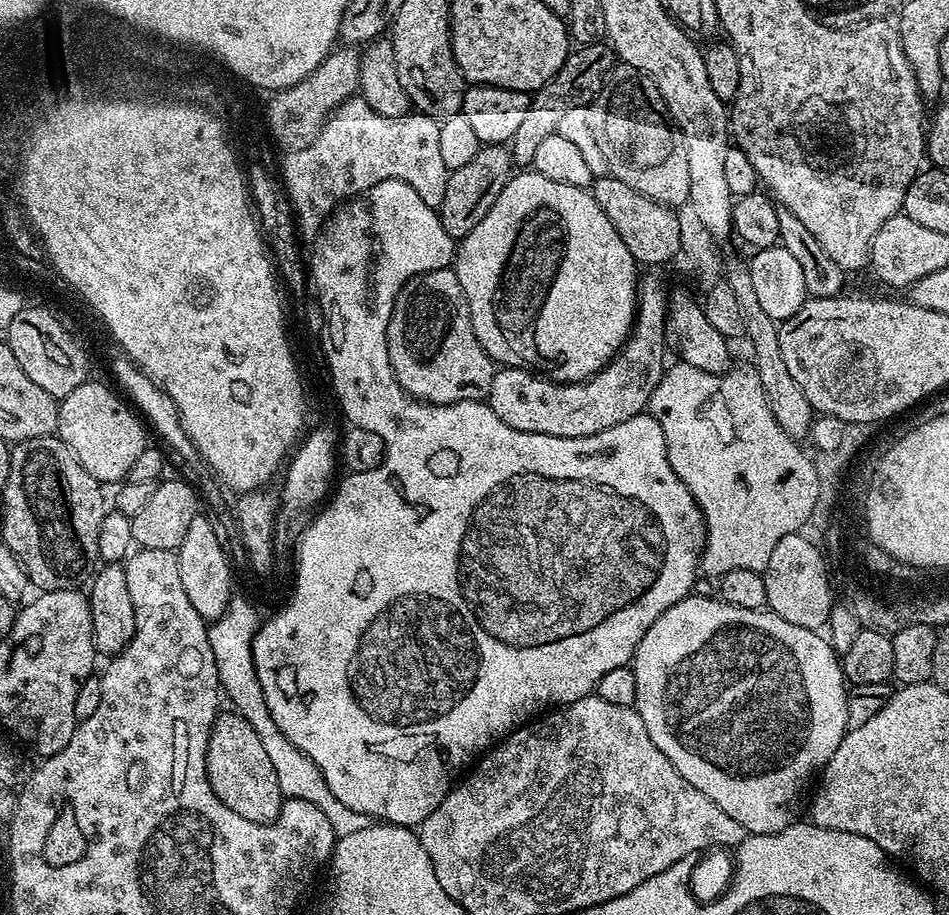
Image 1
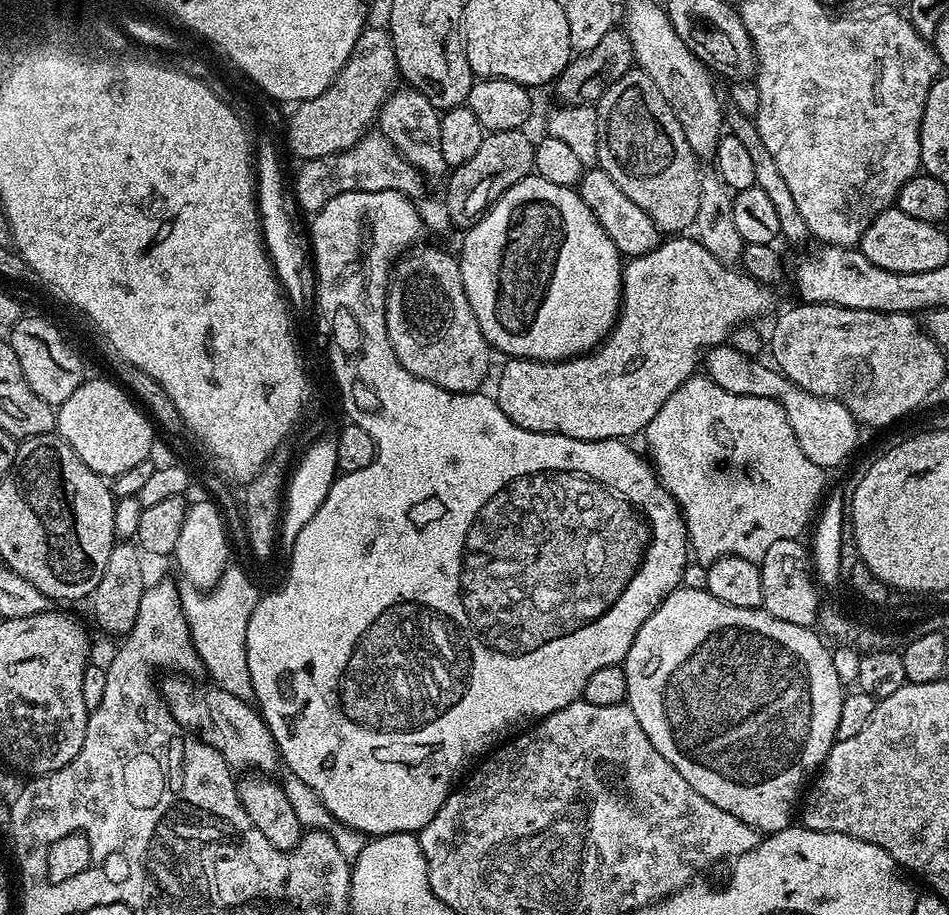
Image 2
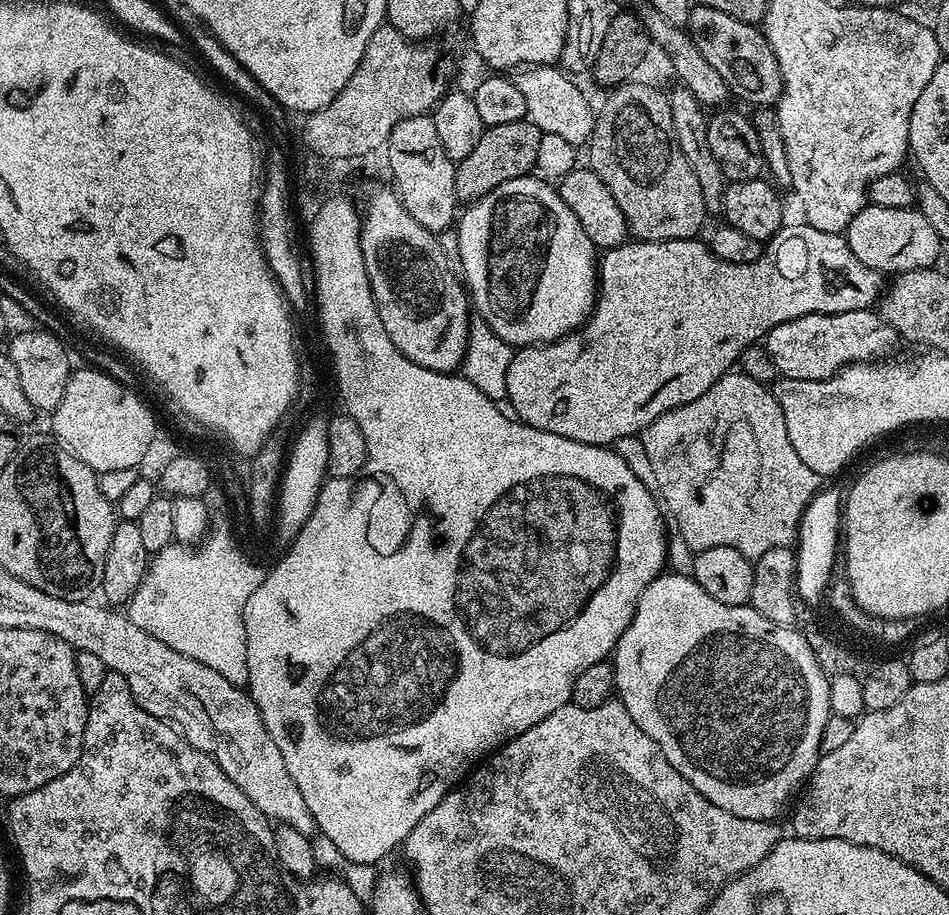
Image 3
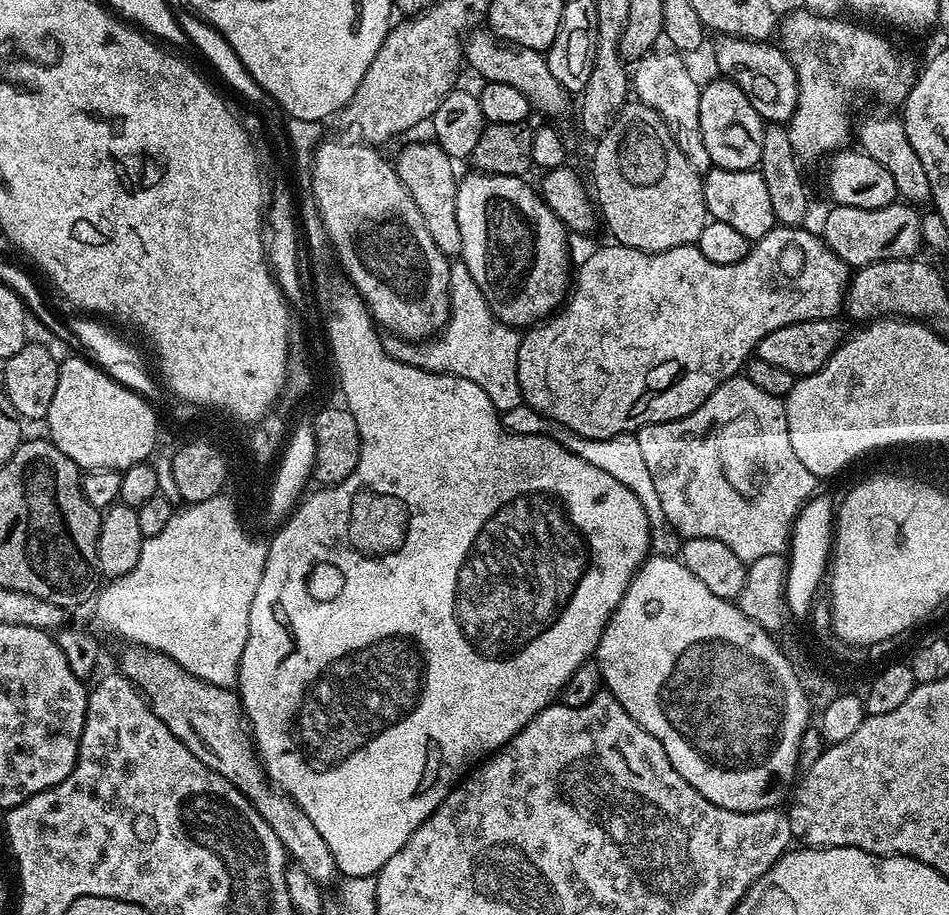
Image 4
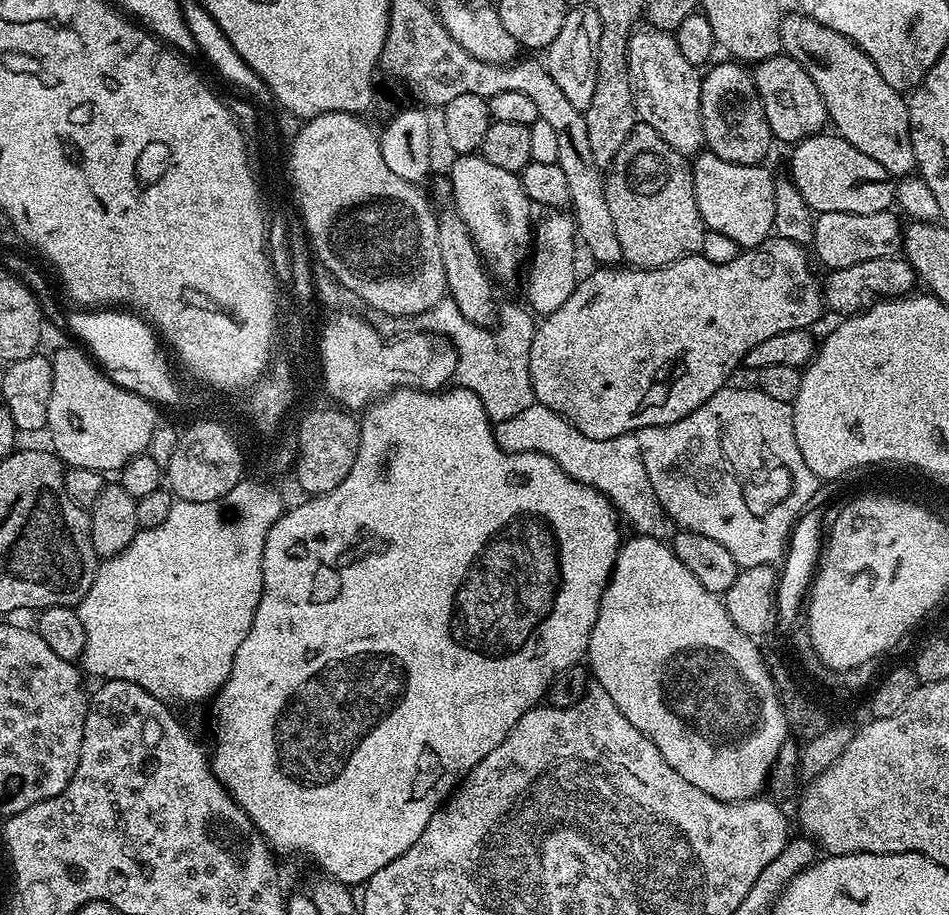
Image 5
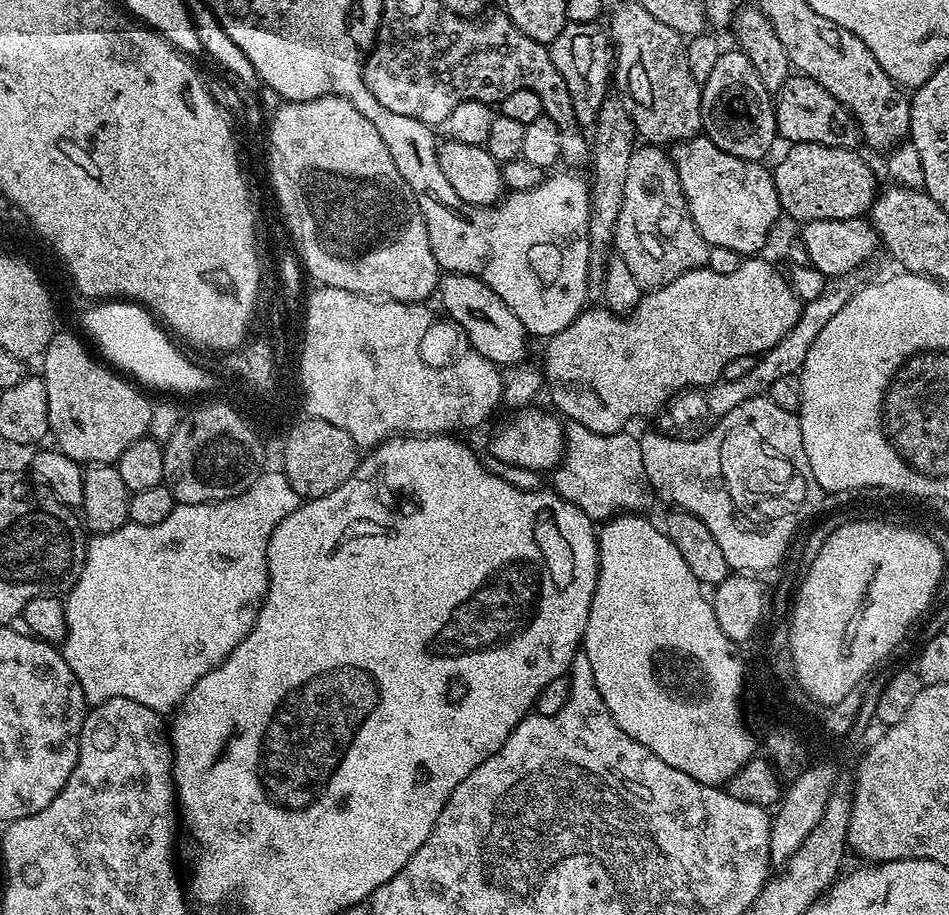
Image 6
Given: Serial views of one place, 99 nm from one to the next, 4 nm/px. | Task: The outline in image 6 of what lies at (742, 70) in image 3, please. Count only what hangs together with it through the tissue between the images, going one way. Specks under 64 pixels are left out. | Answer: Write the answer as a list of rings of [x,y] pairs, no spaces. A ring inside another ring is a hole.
[[[799,74],[789,75],[788,80],[775,93],[776,130],[781,141],[793,144],[821,144],[835,148],[857,147],[861,143],[860,127],[850,118],[844,105],[839,104],[816,80]]]

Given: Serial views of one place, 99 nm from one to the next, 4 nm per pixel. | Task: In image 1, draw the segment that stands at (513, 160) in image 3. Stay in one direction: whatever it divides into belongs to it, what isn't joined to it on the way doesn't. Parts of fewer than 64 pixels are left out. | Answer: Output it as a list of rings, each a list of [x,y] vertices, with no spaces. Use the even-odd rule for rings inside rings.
[[[502,144],[483,145],[478,154],[466,162],[466,166],[451,169],[446,182],[446,195],[438,210],[442,230],[446,230],[446,234],[450,234],[454,241],[463,240],[466,234],[470,234],[470,230],[474,230],[474,226],[478,226],[478,222],[482,222],[482,218],[486,218],[486,214],[490,214],[490,206],[494,206],[498,194],[502,194],[513,175],[512,153]]]

